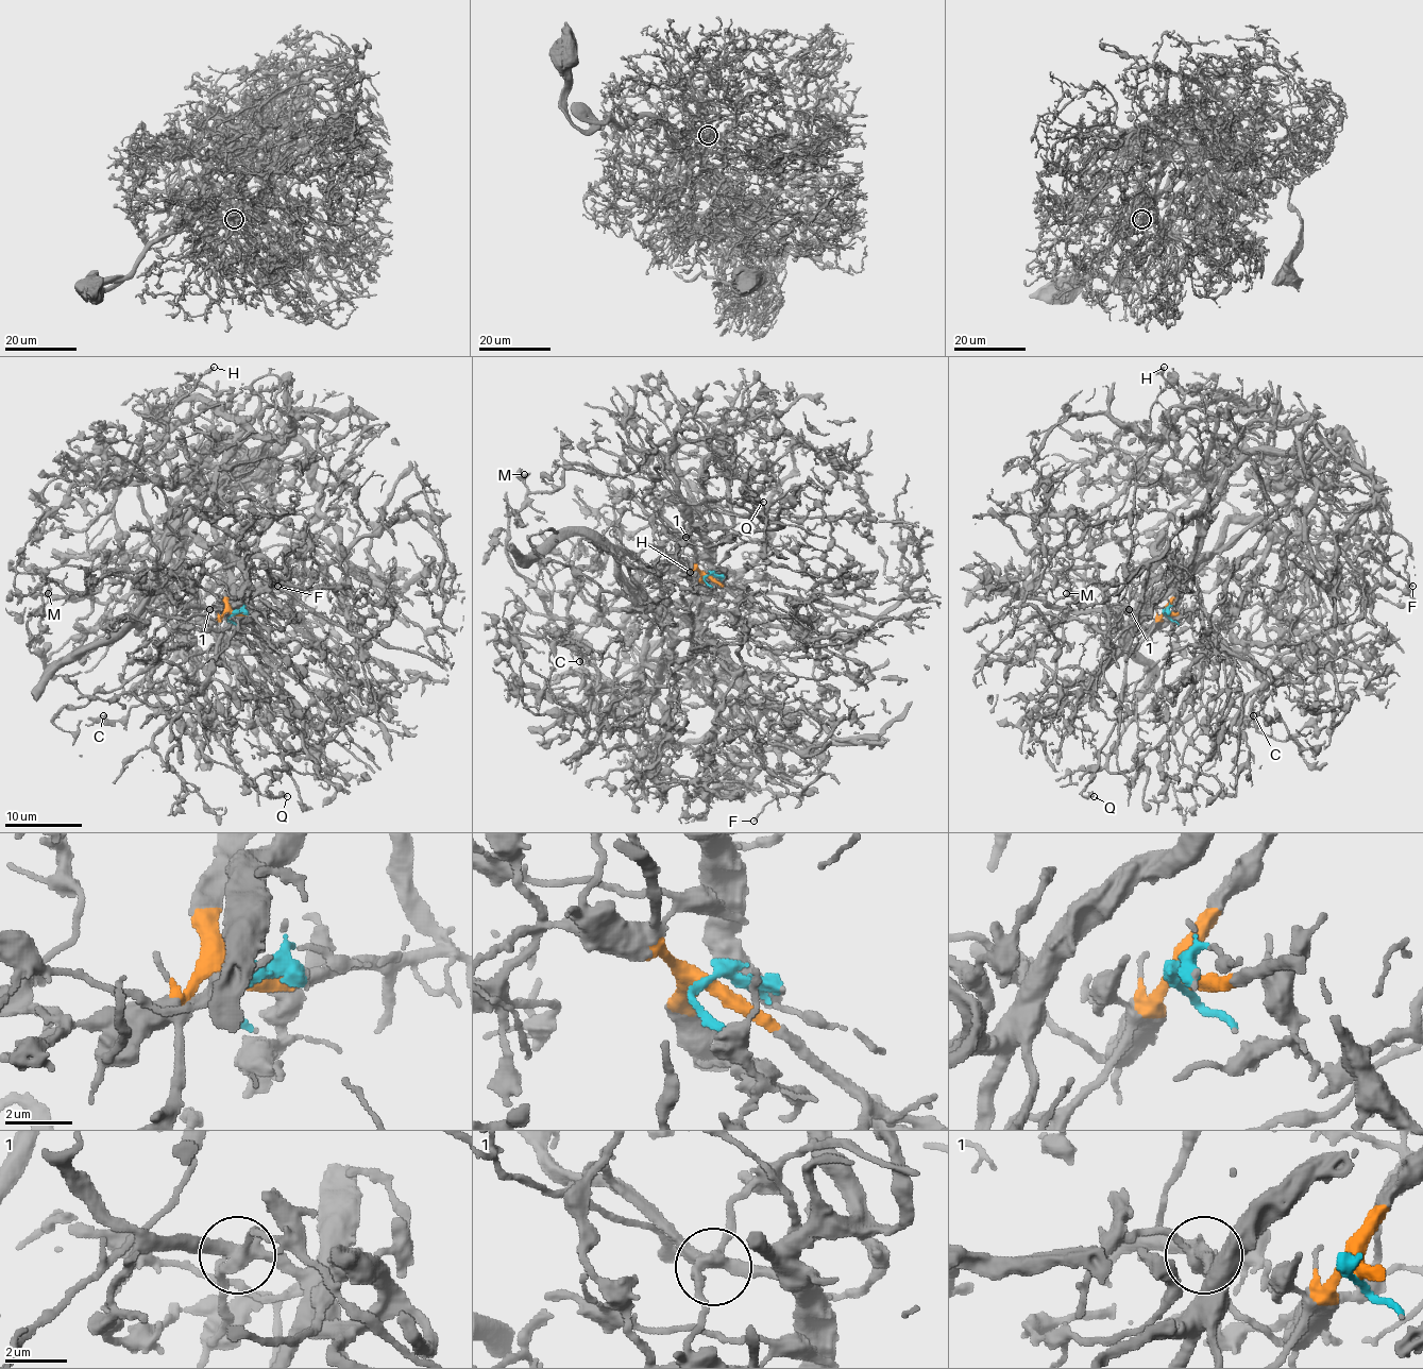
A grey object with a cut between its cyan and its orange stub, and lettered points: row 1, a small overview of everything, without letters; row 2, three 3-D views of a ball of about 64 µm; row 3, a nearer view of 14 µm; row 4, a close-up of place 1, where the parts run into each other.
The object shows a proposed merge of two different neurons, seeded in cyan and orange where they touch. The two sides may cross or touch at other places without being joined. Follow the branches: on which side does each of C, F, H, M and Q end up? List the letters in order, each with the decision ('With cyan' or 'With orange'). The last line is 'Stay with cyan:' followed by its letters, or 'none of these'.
C: With cyan
F: With orange
H: With orange
M: With cyan
Q: With cyan
Stay with cyan: C, M, Q

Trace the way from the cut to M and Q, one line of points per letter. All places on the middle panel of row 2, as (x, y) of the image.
M: (708, 576), (701, 647), (660, 676), (621, 558), (717, 579), (709, 547), (627, 479), (523, 474)
Q: (708, 576), (701, 647), (660, 676), (621, 558), (717, 579), (711, 539), (782, 526), (763, 501)

